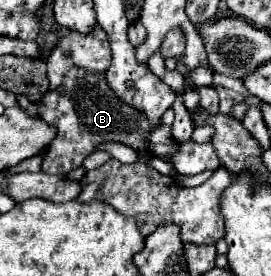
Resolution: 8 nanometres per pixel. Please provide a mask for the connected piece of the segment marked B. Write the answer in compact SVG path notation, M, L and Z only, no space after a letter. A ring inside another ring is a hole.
M84 68L70 70L60 90L44 94L44 98L38 102L38 114L42 120L56 128L56 138L46 148L42 162L42 172L46 174L64 174L80 168L82 160L92 154L100 142L106 140L122 142L132 148L144 148L148 142L152 152L164 160L168 160L168 154L176 148L170 126L162 124L156 128L156 132L150 132L146 118L138 110L124 106L124 102L112 94L112 90L106 86L104 74L92 74Z

